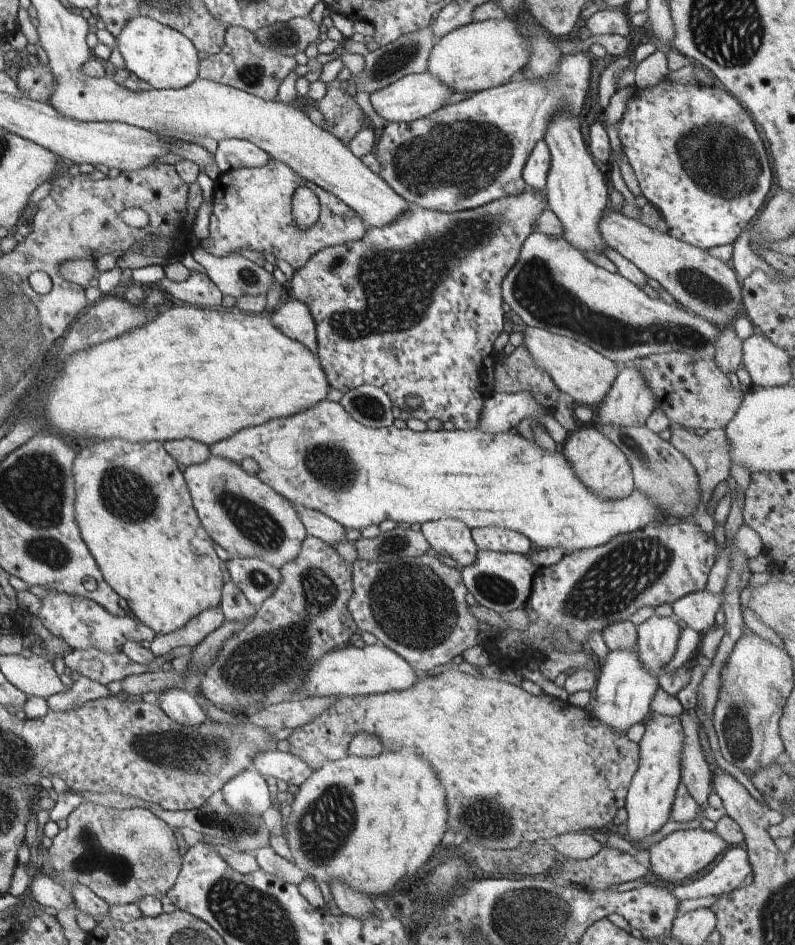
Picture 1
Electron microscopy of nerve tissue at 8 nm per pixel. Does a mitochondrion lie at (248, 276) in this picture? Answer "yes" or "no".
yes

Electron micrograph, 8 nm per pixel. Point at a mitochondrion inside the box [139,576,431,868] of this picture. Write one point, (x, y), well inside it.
(208, 819)

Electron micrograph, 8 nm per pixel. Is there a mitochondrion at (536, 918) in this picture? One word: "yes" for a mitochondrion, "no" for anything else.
yes

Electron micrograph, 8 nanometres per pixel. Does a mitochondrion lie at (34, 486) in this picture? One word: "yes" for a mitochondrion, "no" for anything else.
yes

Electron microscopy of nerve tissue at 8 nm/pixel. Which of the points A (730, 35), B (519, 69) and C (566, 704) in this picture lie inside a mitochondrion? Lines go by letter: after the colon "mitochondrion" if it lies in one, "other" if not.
A: mitochondrion
B: other
C: other

